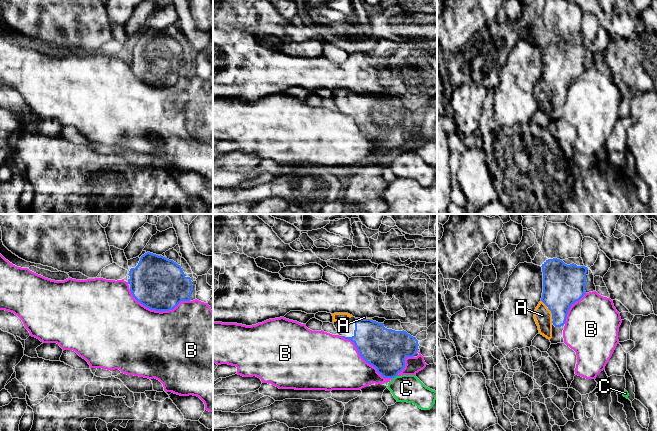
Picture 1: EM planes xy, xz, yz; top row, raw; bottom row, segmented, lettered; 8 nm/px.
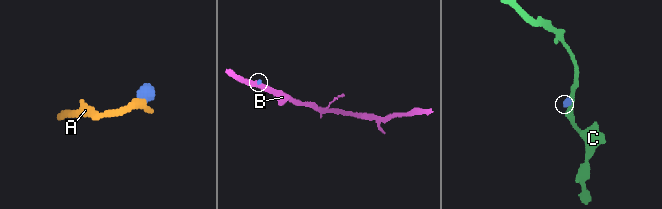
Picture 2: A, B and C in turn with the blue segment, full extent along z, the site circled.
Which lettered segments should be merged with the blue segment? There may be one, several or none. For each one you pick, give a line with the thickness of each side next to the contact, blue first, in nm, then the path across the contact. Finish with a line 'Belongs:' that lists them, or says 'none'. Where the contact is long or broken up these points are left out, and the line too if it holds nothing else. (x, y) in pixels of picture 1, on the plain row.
A: 320/140 nm | across yz (562, 63), (558, 85), (552, 92), (542, 91)
Belongs: A

